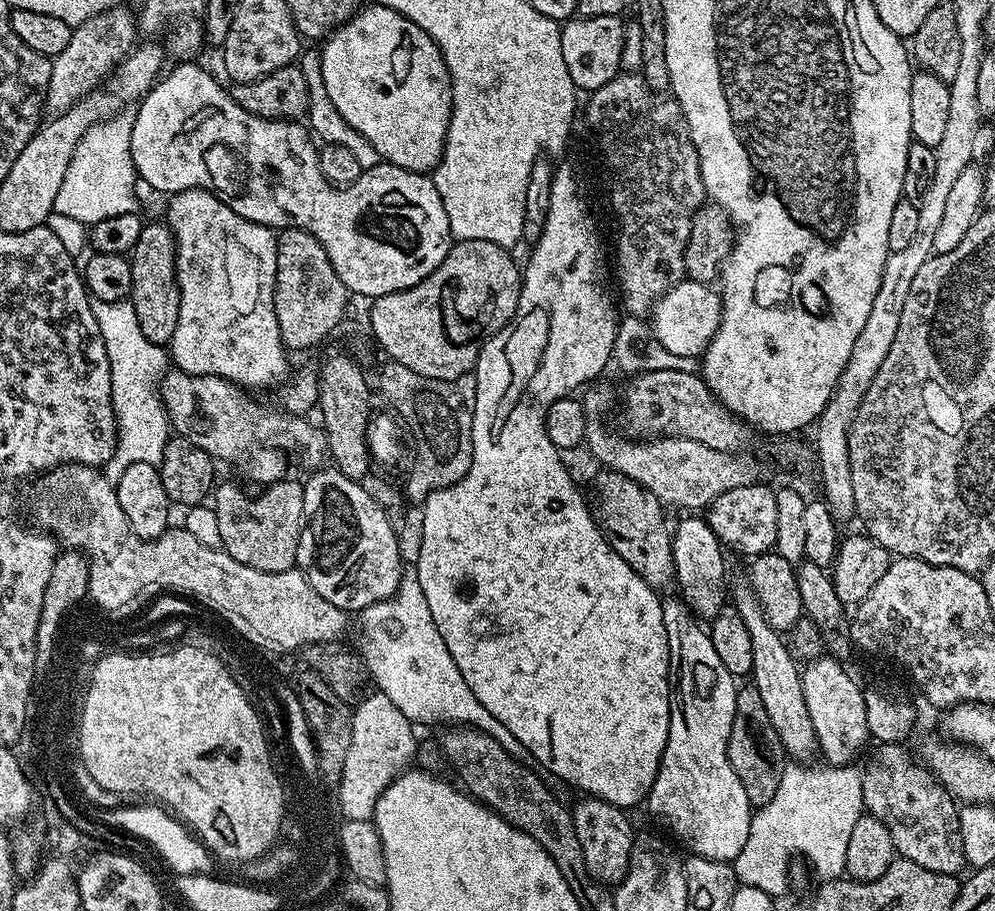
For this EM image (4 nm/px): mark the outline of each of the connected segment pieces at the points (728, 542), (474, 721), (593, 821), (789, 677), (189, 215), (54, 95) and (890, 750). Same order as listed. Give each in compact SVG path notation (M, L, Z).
M764 482L727 490L714 498L706 509L706 519L725 549L733 548L747 558L775 549L778 538L778 502L775 491Z
M405 571L395 596L365 608L359 613L358 620L364 627L364 641L358 648L369 677L378 691L390 698L414 725L448 720L444 722L477 728L494 738L502 750L516 760L529 759L526 746L522 746L522 742L518 742L518 738L514 738L514 734L510 734L510 730L506 730L506 726L502 726L502 722L498 722L498 718L478 702L478 698L474 698L470 686L466 686L462 670L454 666L454 658L450 658L450 650L446 650L446 642L442 634L438 634L438 626L434 626L430 606L426 606L426 594L422 594L422 586L418 586L415 571Z
M580 798L571 809L574 834L582 845L582 858L586 870L605 886L615 886L624 881L630 866L634 827L625 809L615 808L610 802L595 798Z
M733 583L730 588L730 604L737 608L738 615L745 622L747 633L750 634L750 643L753 646L750 680L755 684L758 694L762 694L762 702L766 702L766 714L774 730L778 730L778 738L785 753L796 762L811 761L811 756L817 755L818 747L814 725L803 698L802 668L797 657L786 643L785 637L775 632L770 622L766 622L766 616L751 584Z
M204 188L182 190L169 200L166 223L176 240L180 291L171 363L181 372L217 376L245 390L283 385L290 367L274 310L277 233L234 214L216 193Z
M127 6L102 10L102 14L75 25L66 50L62 50L62 54L58 54L52 60L52 74L46 101L51 115L61 116L63 112L70 111L83 96L93 91L97 87L96 82L115 69L120 61L137 47L136 36L138 37L138 20L133 9L131 12Z
M881 743L876 753L868 760L868 765L863 766L861 771L862 780L862 798L864 799L864 806L867 815L878 818L878 822L882 822L886 826L886 830L890 830L890 838L894 838L894 846L896 847L897 853L903 859L914 862L918 866L926 866L926 870L934 870L935 872L945 872L951 876L956 876L959 873L960 867L965 867L966 861L964 858L964 851L962 850L962 838L960 837L960 808L958 807L957 801L952 799L952 795L948 793L940 784L940 781L928 771L927 767L923 763L917 762L915 764L912 761L910 753L904 749L903 743Z

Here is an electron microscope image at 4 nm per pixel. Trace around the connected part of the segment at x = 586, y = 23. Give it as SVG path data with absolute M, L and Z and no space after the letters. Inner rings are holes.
M580 16L563 21L560 29L562 59L574 86L584 94L597 92L606 82L621 75L625 21L620 16Z

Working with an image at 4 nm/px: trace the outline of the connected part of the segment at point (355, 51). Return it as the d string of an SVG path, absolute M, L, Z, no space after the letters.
M372 2L369 8L368 5L361 7L355 16L351 16L341 28L337 28L331 36L323 41L322 47L324 47L324 53L319 53L318 56L322 66L322 82L326 82L326 94L330 94L330 102L334 102L338 114L342 114L344 121L350 126L354 126L354 130L358 130L358 134L362 134L362 138L366 138L366 142L370 142L374 146L374 150L378 150L383 163L393 164L411 172L431 173L440 163L444 153L444 143L448 141L448 123L452 117L450 74L446 70L446 62L442 58L434 38L430 38L430 34L426 34L426 30L422 30L422 26L414 26L414 22L410 22L410 18L382 6L379 2Z

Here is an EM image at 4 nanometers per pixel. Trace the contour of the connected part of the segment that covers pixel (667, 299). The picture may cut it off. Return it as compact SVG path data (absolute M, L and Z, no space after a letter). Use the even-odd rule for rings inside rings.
M687 278L670 289L650 313L650 332L671 354L703 357L720 325L720 293L715 287Z

